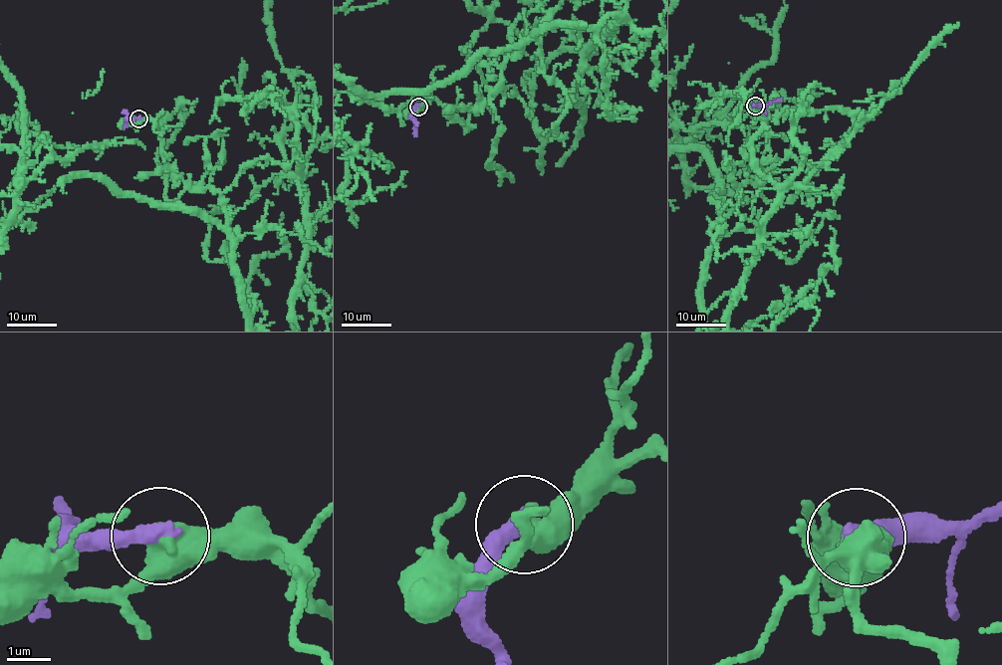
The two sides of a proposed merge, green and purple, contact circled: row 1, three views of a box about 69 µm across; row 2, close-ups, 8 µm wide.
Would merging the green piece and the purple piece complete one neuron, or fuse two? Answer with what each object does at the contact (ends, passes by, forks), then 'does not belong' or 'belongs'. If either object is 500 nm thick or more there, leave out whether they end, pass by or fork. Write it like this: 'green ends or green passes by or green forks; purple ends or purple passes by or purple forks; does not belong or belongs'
does not belong

